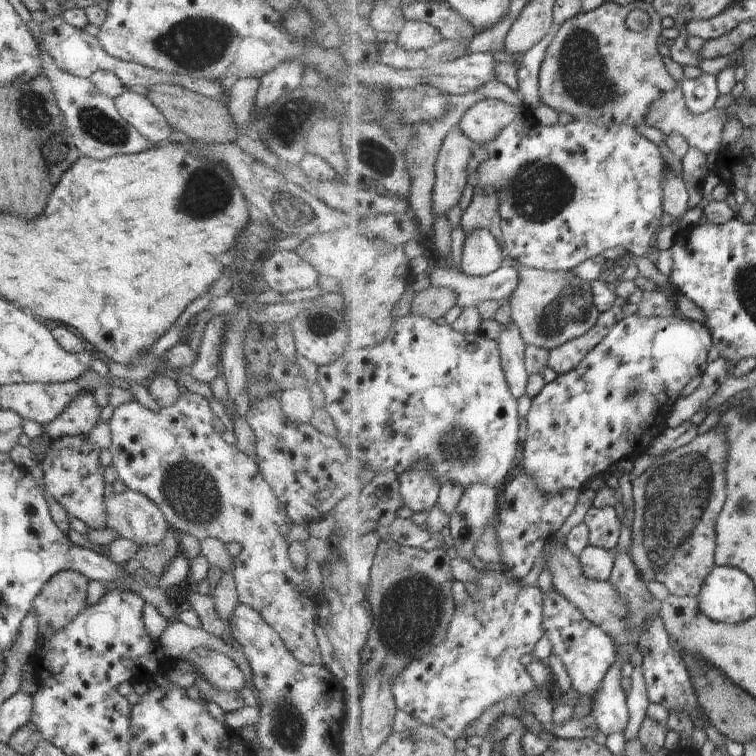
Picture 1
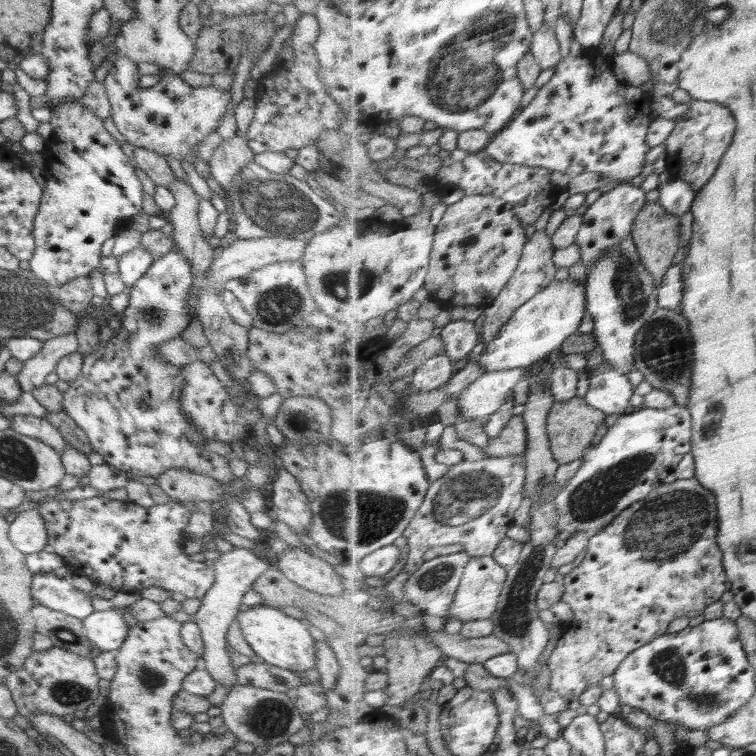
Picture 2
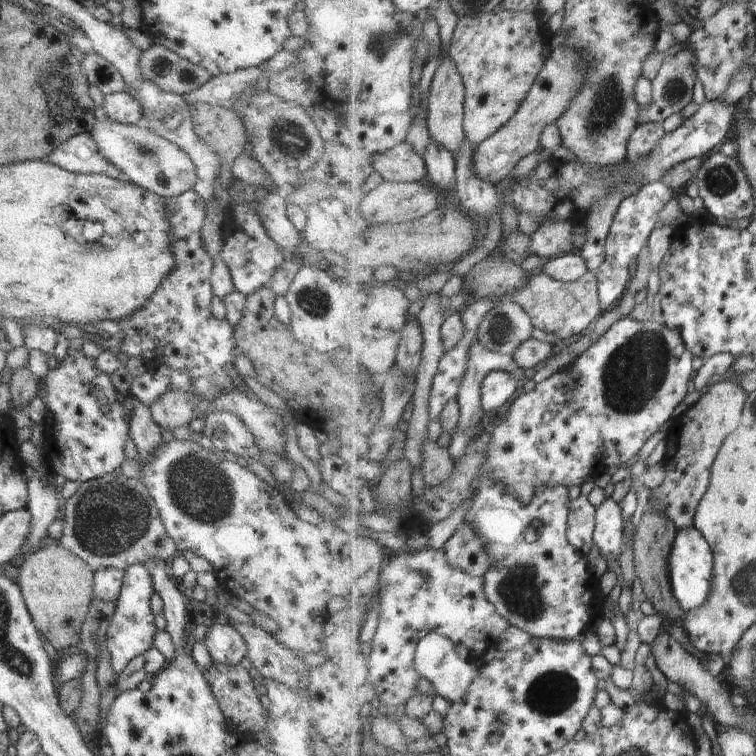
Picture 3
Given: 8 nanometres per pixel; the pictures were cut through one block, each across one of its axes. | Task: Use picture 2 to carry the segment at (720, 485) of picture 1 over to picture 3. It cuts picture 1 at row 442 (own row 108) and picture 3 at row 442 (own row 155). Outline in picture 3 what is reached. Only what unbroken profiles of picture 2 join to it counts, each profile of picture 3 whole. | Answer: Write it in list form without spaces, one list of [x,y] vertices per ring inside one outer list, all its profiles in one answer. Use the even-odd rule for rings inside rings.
[[[717,379],[715,386],[712,386],[695,405],[689,407],[680,417],[673,421],[666,438],[667,453],[663,462],[666,467],[666,480],[657,490],[653,490],[647,506],[648,514],[650,512],[666,514],[670,520],[674,520],[677,523],[680,532],[695,527],[694,522],[697,520],[697,510],[706,494],[709,493],[710,484],[712,484],[713,468],[718,460],[718,454],[721,453],[726,438],[740,428],[748,397],[748,392],[742,386],[739,386],[737,382]]]

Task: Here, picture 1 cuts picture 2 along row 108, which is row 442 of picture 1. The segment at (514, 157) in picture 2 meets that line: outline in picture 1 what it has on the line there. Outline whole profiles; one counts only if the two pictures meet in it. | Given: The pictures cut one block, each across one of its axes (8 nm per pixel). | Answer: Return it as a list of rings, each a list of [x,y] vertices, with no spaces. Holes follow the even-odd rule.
[[[636,314],[622,319],[578,368],[546,384],[532,400],[526,417],[528,428],[523,459],[517,472],[532,475],[545,493],[558,494],[568,489],[582,491],[596,474],[608,476],[610,468],[621,460],[649,453],[654,440],[668,428],[666,416],[672,405],[680,400],[686,386],[694,378],[703,376],[709,367],[708,354],[712,346],[713,332],[709,327],[680,314],[652,318]]]

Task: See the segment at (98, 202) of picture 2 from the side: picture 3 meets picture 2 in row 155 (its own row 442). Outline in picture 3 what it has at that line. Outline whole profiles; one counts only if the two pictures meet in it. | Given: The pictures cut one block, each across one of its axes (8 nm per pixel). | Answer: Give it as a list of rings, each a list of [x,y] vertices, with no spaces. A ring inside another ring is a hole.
[[[71,350],[62,361],[58,362],[56,368],[48,369],[46,374],[38,380],[46,385],[43,399],[46,406],[43,453],[47,460],[48,471],[53,476],[62,474],[62,478],[78,483],[114,473],[118,466],[121,467],[126,458],[124,448],[130,438],[130,430],[128,430],[130,420],[126,418],[128,410],[124,406],[126,396],[116,390],[110,374],[100,372],[95,363],[96,360],[85,356],[82,350]]]

